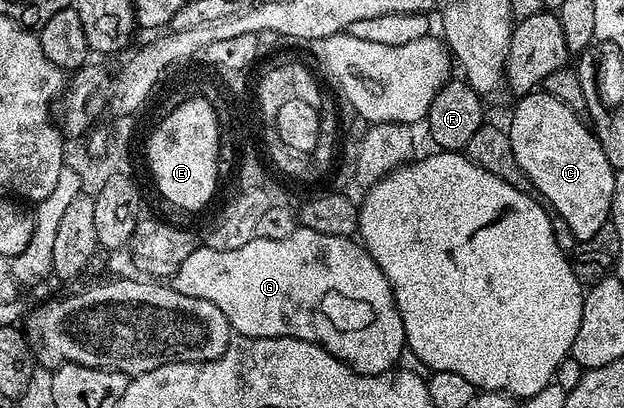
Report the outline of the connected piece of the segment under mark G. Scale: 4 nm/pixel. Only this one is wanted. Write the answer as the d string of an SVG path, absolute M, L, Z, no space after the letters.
M300 226L286 240L266 240L265 238L253 238L252 242L243 244L240 248L224 251L215 245L197 245L194 250L188 252L184 258L179 259L174 275L174 288L186 296L194 296L202 300L210 300L228 318L228 324L237 335L245 338L297 338L303 342L313 342L316 346L323 346L338 359L358 374L385 374L399 363L400 354L406 349L404 340L404 325L400 310L396 307L396 298L392 295L392 286L386 280L382 268L368 255L367 250L359 241L342 236L330 236L326 232L314 232L310 228Z

